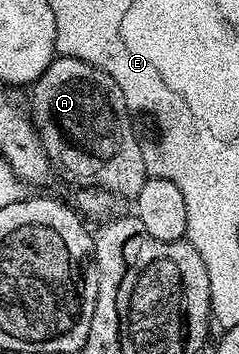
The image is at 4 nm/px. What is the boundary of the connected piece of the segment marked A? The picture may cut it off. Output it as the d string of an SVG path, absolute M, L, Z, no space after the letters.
M56 55L30 89L29 103L35 133L58 175L60 172L69 183L79 188L103 188L117 198L139 197L141 186L145 186L149 178L145 148L139 145L139 136L131 125L133 113L127 107L125 94L121 94L117 82L113 82L109 74L84 60Z

